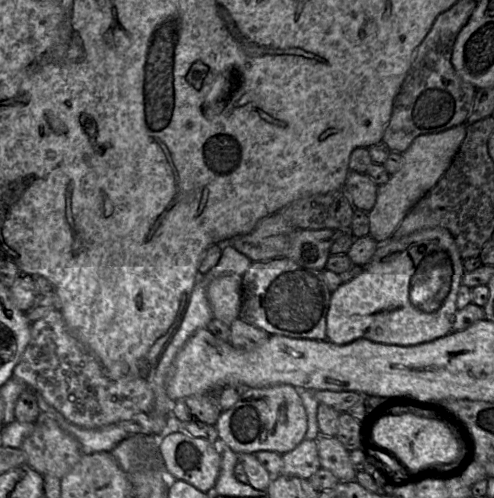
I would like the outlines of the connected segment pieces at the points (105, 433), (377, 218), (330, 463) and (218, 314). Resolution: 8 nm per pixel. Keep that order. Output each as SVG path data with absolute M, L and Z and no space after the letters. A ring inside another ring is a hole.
M37 391L36 397L40 412L46 413L57 422L62 430L76 437L84 454L110 452L118 443L129 436L118 424L110 424L95 429L79 427L65 419L65 417L50 406Z
M466 123L456 125L441 132L419 135L402 153L402 167L395 174L391 175L385 184L378 186L376 203L369 212L369 235L371 235L378 243L389 240L409 210L437 184L449 168L465 135Z
M320 434L316 442L321 468L331 471L340 482L356 481L358 472L351 462L351 451L348 451L337 437Z
M231 273L212 280L206 290L214 319L227 325L240 317L242 276Z

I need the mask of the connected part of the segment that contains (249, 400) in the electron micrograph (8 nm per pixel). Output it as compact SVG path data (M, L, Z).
M290 384L247 388L240 399L223 411L215 424L219 441L237 454L273 451L284 455L306 439L308 416L301 390Z

